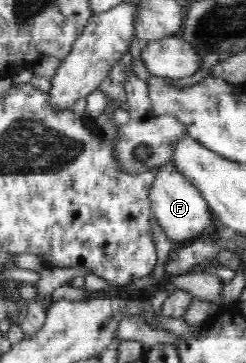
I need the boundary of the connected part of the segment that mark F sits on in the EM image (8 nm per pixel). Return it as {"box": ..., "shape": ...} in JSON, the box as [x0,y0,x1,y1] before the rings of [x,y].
{"box":[148,161,215,243],"shape":[[[169,161],[159,168],[148,194],[152,216],[165,231],[172,243],[196,240],[207,234],[215,225],[214,213],[203,195],[187,177],[177,171],[175,163]]]}

